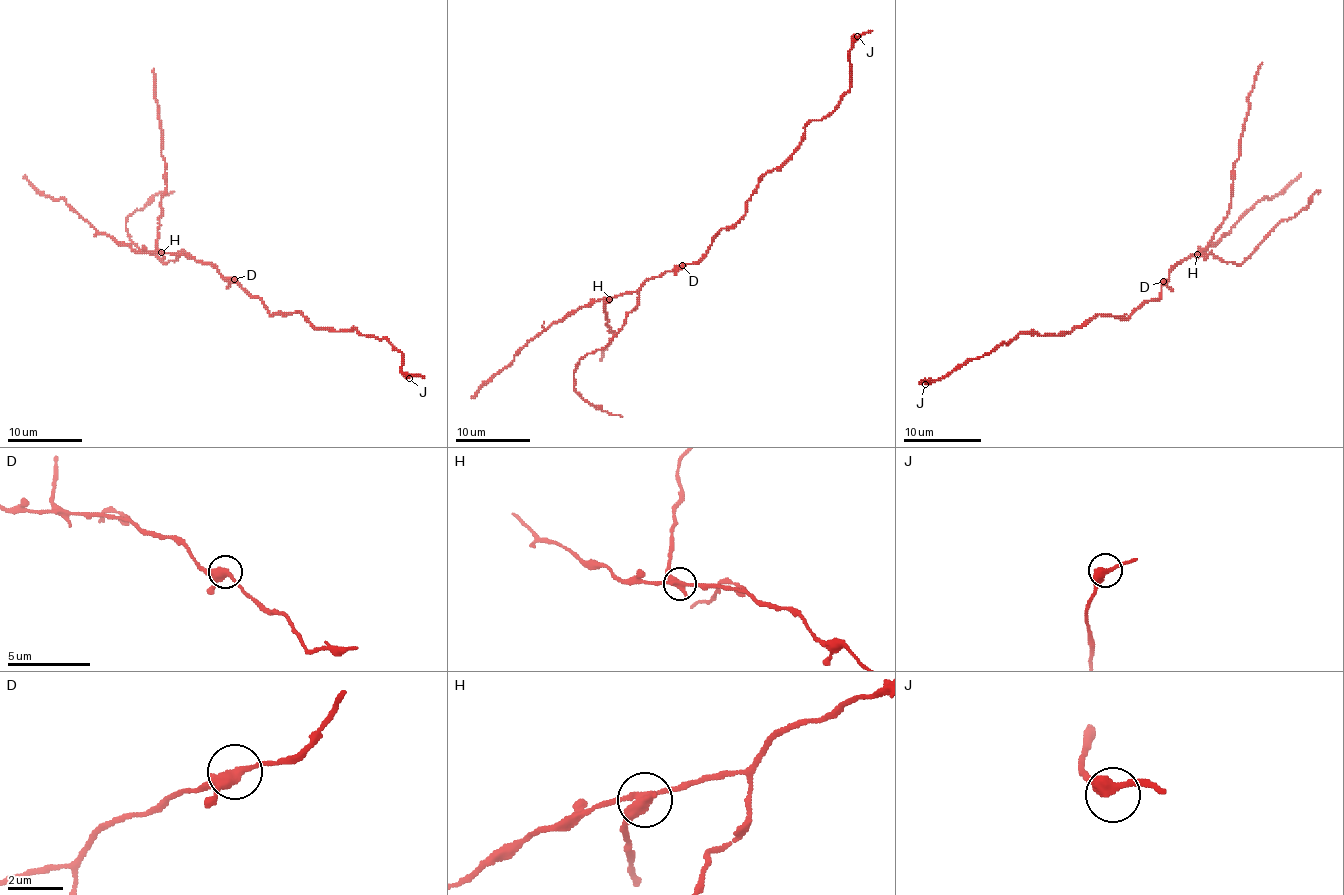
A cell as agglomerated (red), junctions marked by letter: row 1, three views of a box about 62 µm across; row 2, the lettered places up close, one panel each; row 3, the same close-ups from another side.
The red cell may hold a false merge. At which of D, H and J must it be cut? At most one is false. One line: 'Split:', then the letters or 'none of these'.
Split: H

